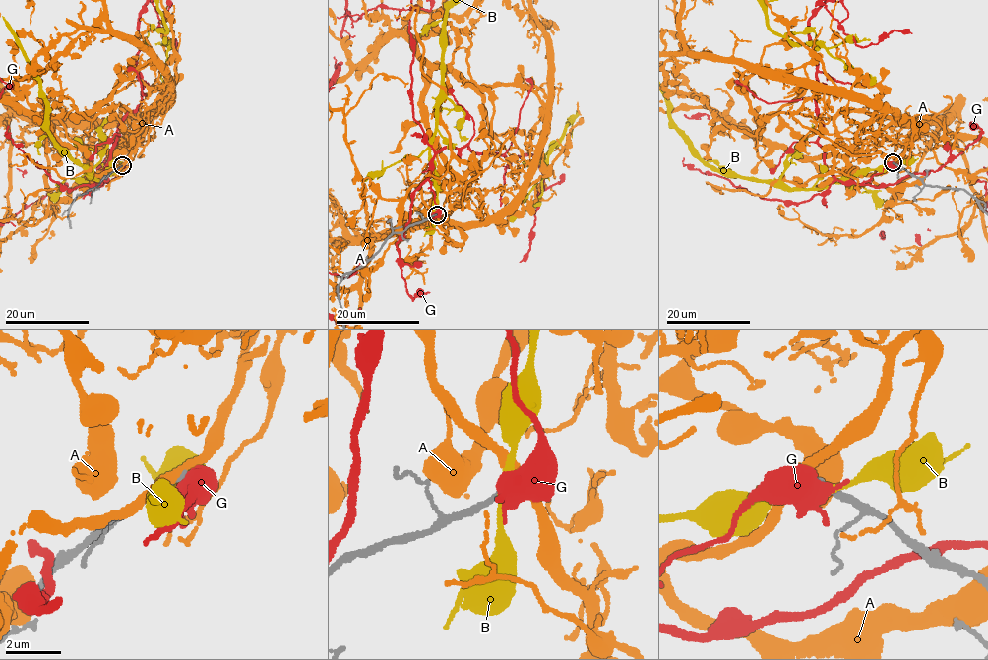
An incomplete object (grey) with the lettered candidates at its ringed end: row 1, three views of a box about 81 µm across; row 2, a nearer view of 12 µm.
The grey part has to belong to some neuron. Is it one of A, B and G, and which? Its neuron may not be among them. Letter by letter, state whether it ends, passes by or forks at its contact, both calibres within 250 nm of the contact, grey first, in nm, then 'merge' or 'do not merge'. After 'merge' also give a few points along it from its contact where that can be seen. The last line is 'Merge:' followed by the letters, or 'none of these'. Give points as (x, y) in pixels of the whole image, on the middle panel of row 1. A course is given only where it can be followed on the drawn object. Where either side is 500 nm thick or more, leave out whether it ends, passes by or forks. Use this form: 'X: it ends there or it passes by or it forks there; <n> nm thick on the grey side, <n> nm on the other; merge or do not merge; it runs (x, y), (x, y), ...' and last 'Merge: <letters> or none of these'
A: it passes by; 280 nm thick on the grey side, 340 nm on the other; do not merge
B: it passes by; 320 nm thick on the grey side, 280 nm on the other; do not merge
G: it forks there; 280 nm thick on the grey side, 460 nm on the other; do not merge
Merge: none of these

